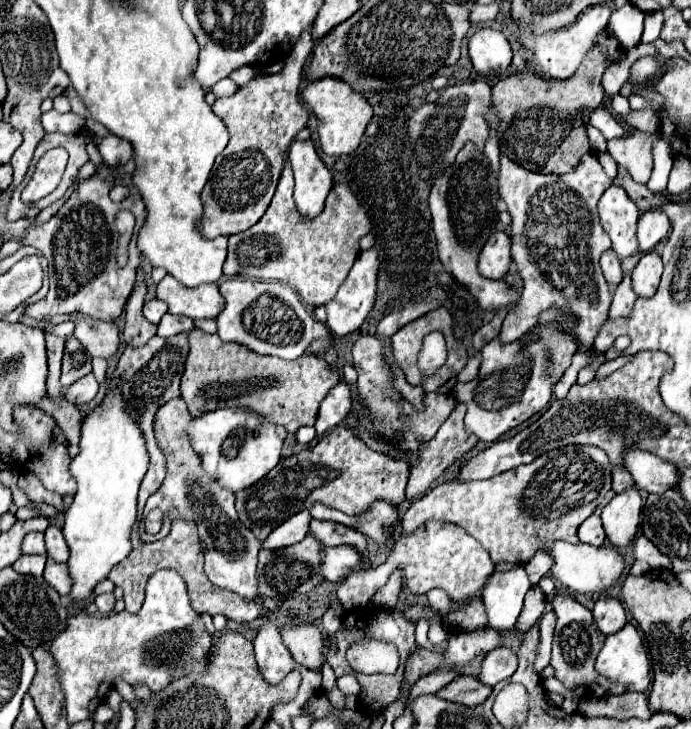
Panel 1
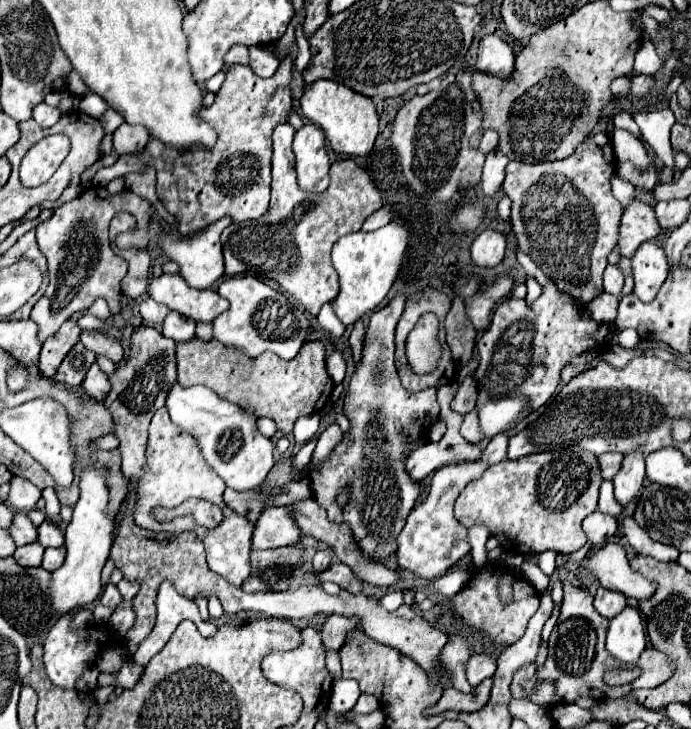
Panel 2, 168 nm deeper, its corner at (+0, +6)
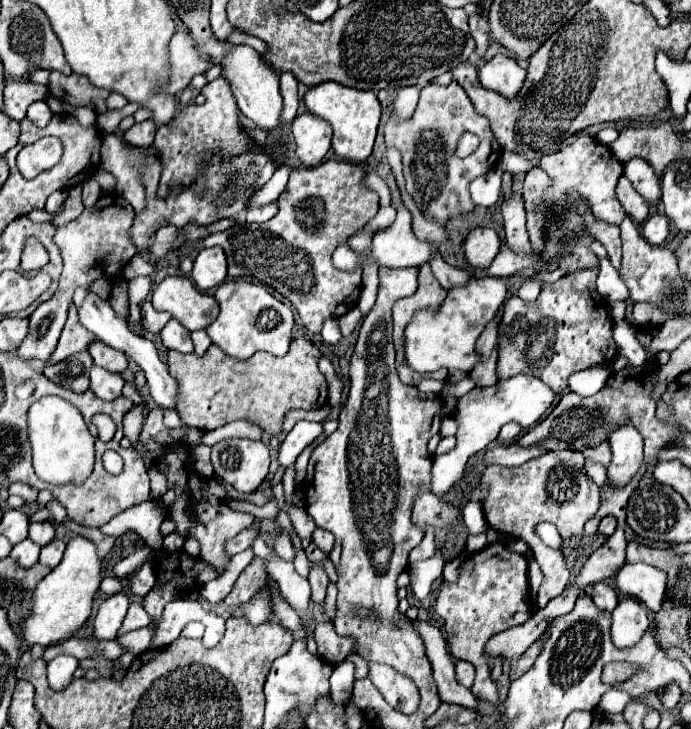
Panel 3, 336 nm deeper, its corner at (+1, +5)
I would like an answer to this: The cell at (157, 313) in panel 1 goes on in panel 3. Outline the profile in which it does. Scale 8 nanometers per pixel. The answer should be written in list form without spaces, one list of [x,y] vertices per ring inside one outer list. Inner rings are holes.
[[[145,301],[141,305],[141,315],[143,315],[143,329],[149,333],[159,333],[165,323],[171,319],[171,313],[163,313],[163,311],[155,311],[153,305],[149,301]]]

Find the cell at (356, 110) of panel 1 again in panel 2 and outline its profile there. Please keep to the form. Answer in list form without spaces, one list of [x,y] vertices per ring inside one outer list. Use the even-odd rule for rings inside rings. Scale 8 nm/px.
[[[318,80],[306,88],[300,100],[300,108],[310,122],[326,132],[326,138],[334,152],[352,156],[368,156],[372,152],[374,140],[378,136],[378,114],[372,98],[354,92],[344,84],[332,80]]]

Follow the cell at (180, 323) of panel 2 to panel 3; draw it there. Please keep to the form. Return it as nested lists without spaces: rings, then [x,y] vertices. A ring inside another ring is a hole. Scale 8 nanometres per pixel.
[[[171,319],[159,335],[161,335],[163,345],[167,349],[175,349],[175,351],[181,351],[181,353],[191,353],[193,351],[191,333],[177,319]]]

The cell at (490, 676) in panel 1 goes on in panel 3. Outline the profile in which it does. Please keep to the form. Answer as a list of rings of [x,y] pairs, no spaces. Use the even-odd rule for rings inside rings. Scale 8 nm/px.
[[[457,661],[455,663],[455,671],[457,671],[457,679],[461,685],[465,685],[467,689],[471,689],[473,685],[473,677],[475,677],[475,667],[467,661]]]

